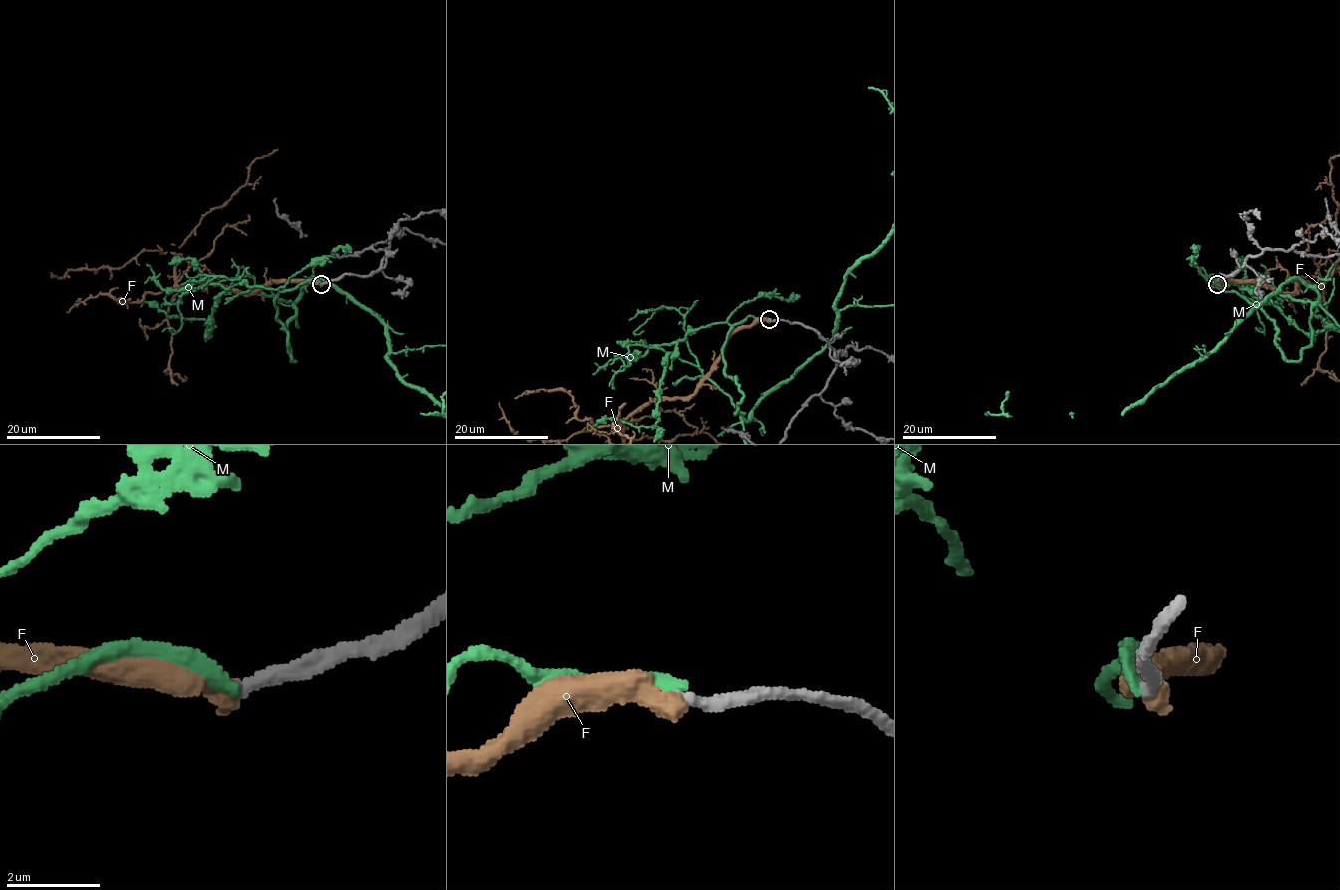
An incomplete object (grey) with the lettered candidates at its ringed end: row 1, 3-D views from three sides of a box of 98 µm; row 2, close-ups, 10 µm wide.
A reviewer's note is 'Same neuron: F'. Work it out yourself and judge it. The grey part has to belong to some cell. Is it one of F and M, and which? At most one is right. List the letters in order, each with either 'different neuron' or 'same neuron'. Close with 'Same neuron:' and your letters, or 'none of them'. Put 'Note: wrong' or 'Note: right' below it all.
F: different neuron
M: same neuron
Same neuron: M
Note: wrong

